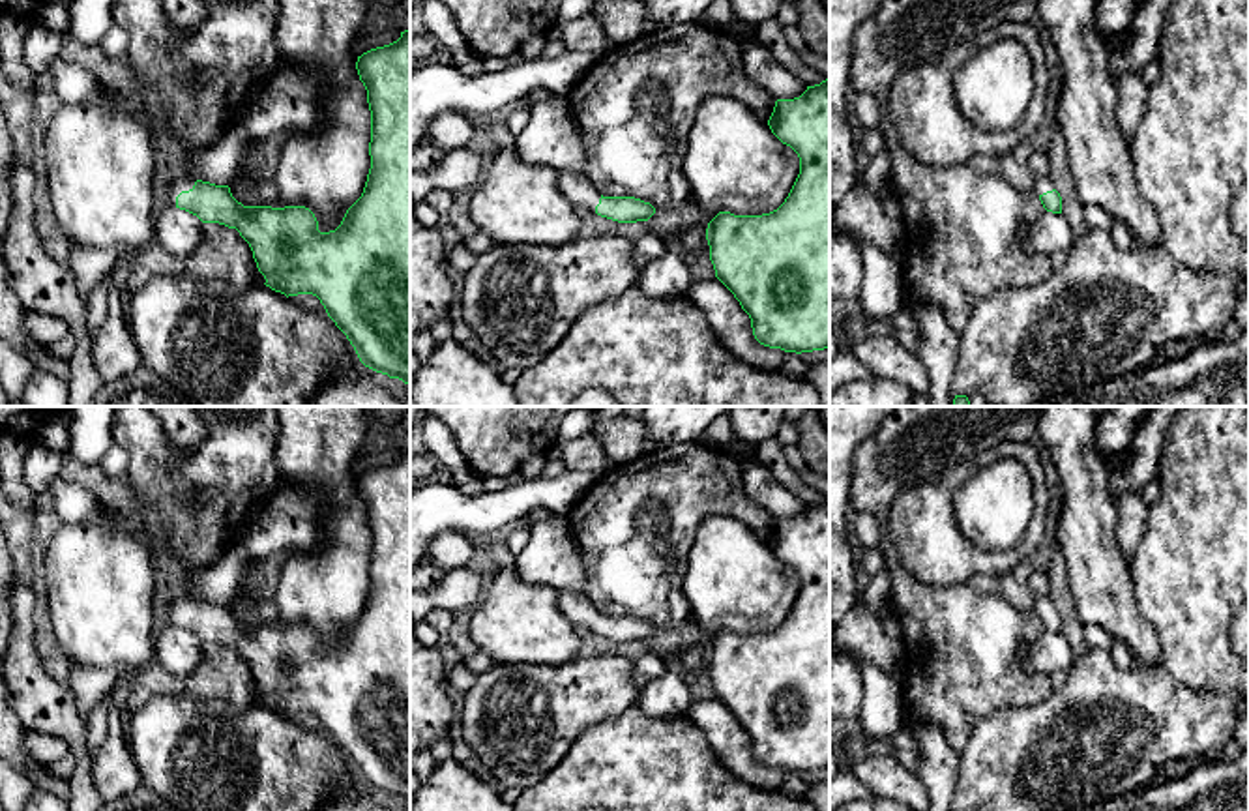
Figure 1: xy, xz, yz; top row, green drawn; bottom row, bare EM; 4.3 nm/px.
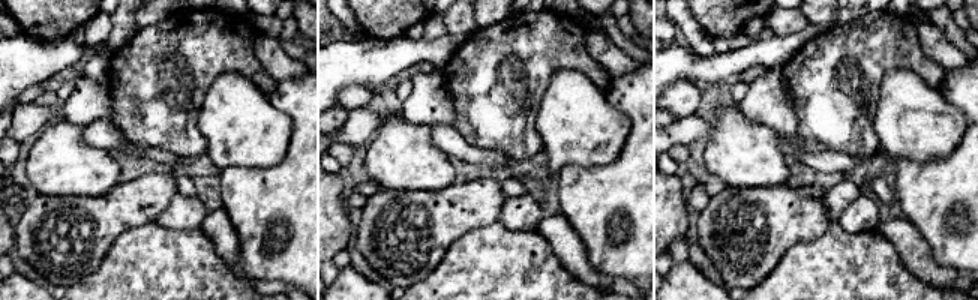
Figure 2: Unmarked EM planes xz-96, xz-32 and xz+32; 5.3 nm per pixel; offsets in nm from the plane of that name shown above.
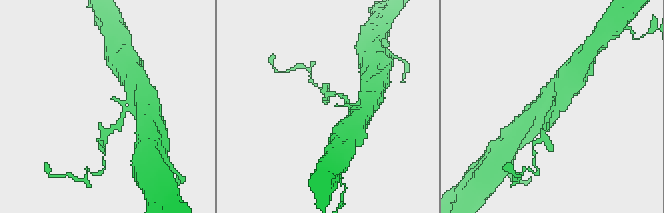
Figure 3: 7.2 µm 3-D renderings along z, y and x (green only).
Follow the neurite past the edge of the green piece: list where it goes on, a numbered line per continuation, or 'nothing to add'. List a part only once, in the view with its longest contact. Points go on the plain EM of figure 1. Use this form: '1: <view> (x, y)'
1: xy (175, 607)

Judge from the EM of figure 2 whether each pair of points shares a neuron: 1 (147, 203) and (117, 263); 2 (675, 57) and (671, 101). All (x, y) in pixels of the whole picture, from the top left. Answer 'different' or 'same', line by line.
1: different
2: different

